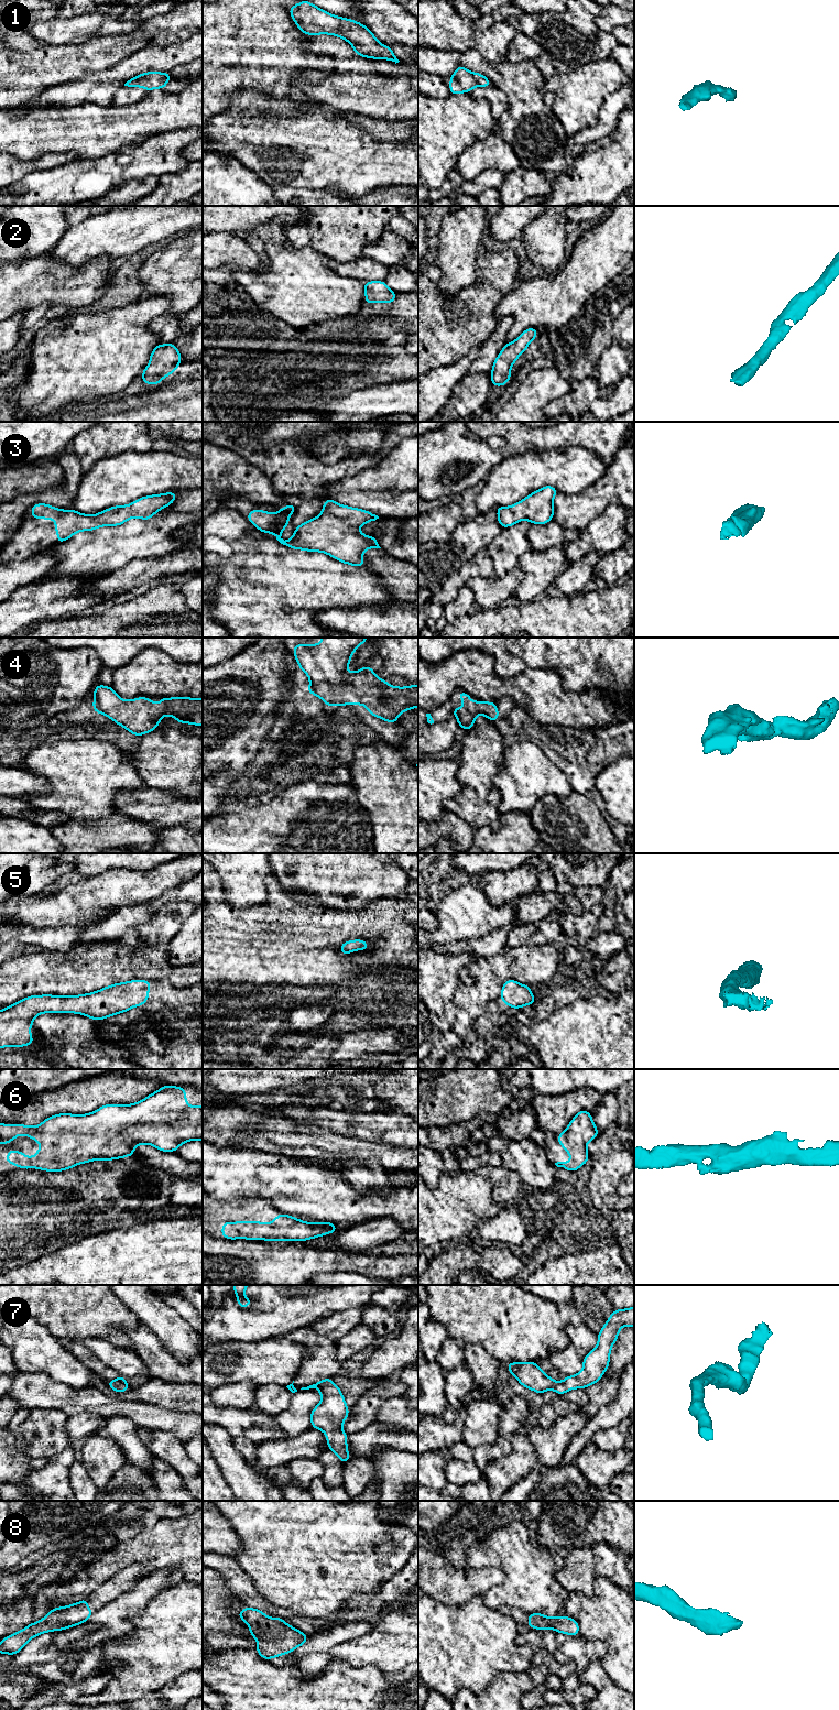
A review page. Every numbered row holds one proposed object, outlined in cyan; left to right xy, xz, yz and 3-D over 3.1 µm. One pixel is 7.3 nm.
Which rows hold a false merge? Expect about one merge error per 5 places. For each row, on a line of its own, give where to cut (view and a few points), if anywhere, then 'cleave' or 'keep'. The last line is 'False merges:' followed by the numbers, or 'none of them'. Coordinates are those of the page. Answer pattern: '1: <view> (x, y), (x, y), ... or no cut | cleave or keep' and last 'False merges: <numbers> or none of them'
1: no cut | keep
2: no cut | keep
3: no cut | keep
4: no cut | keep
5: no cut | keep
6: no cut | keep
7: no cut | keep
8: no cut | keep
False merges: none of them

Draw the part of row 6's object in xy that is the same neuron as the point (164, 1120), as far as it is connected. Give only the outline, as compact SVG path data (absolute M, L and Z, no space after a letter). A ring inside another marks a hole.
M166 1085L133 1104L105 1104L87 1114L54 1114L36 1126L0 1123L0 1144L10 1144L19 1134L37 1141L42 1148L35 1152L34 1157L28 1157L20 1151L7 1151L6 1164L13 1164L23 1169L39 1168L43 1172L62 1172L91 1161L132 1157L134 1147L140 1144L152 1145L161 1152L176 1152L183 1143L192 1140L203 1141L203 1105L192 1107L186 1102L186 1088Z

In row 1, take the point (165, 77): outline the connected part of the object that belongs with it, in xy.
M152 70L134 76L133 78L129 79L124 86L142 87L148 91L151 91L155 88L165 89L166 83L171 79L172 76L170 73L159 73L156 70Z

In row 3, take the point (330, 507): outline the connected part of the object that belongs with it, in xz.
M328 498L324 501L324 508L317 518L299 524L295 529L295 533L291 540L284 541L280 535L286 529L290 521L288 518L294 513L296 507L286 502L286 507L284 509L277 509L276 514L254 509L246 516L262 533L273 533L281 544L290 548L325 553L344 564L357 567L364 566L366 563L362 558L362 553L367 548L381 548L375 537L367 536L358 530L359 526L367 522L373 522L379 519L378 515L366 510L341 505Z

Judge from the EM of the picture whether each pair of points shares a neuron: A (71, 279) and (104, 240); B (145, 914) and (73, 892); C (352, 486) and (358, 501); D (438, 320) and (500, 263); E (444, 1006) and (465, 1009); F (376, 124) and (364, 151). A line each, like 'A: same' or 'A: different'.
A: different
B: different
C: different
D: same
E: different
F: different

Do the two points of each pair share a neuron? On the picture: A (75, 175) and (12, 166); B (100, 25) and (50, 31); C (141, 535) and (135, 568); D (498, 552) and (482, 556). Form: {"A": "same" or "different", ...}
{"A": "different", "B": "same", "C": "different", "D": "different"}

